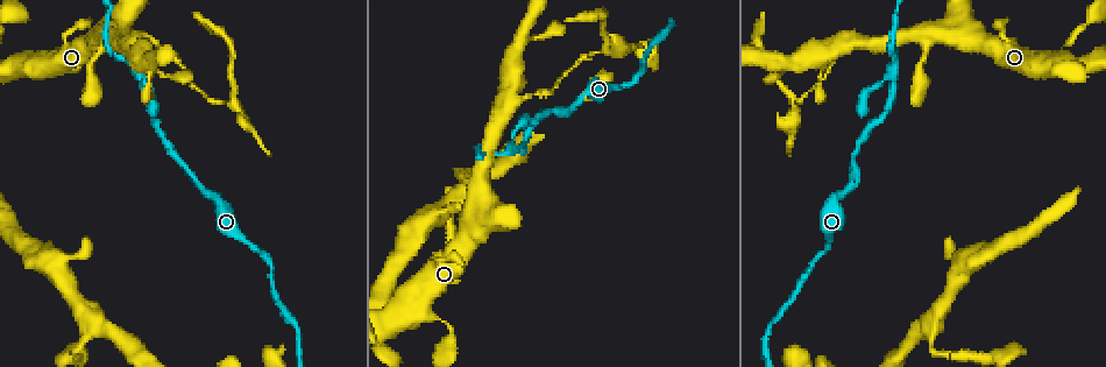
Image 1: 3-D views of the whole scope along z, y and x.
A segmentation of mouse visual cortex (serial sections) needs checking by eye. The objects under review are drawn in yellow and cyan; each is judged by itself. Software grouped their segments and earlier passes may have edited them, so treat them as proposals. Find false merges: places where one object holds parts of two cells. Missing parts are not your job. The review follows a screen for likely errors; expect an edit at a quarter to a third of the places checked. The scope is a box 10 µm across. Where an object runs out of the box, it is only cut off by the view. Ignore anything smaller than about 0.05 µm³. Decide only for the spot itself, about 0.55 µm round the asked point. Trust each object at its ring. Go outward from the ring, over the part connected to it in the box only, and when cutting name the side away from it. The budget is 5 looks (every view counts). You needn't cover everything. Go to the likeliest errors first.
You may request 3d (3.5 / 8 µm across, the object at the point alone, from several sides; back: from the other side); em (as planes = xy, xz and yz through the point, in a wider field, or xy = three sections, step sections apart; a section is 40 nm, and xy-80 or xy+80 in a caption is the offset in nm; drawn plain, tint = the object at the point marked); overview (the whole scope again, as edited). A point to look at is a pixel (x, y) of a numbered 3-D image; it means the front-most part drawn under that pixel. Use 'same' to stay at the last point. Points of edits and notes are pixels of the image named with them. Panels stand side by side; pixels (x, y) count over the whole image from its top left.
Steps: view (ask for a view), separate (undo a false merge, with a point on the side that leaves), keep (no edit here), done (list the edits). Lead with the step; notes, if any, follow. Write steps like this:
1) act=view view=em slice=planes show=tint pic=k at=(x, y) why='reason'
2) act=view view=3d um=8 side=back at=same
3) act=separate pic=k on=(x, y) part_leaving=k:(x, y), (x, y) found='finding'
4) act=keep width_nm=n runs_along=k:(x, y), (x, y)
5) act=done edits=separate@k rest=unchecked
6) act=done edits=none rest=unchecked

act=view view=3d um=3.5 pic=1 at=(895, 74) why='sharp bend'

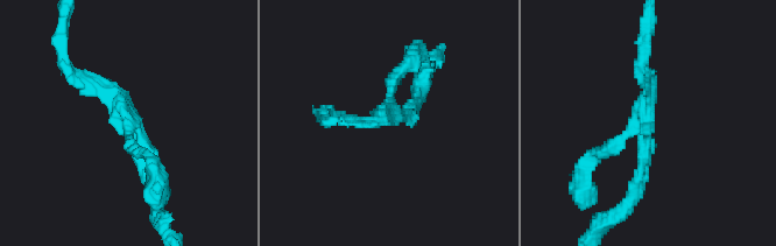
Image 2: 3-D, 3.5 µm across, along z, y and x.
act=view view=em slice=xy step=1 show=tint pic=2 at=(395, 114) arms=3 arm_widths_nm=150,200,200 why='now the EM'

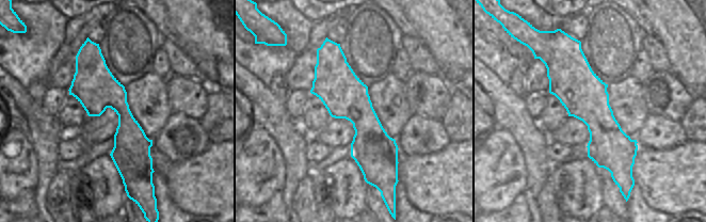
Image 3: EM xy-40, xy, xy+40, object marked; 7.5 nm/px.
act=keep runs_along=3:(330, 45), (372, 179) found='all the same cell'

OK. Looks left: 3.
act=view view=3d um=3.5 pic=1 at=(426, 314) why='narrows sharply'

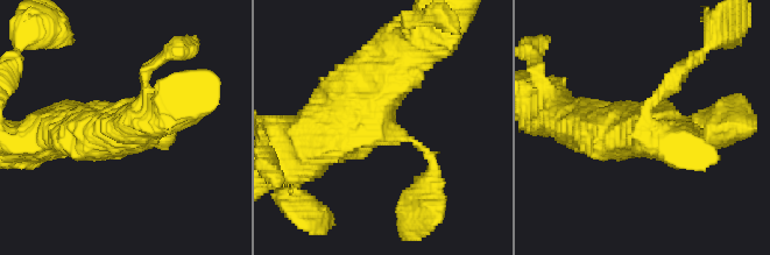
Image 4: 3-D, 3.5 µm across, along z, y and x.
act=view view=em slice=xy step=5 show=tint pic=4 at=(389, 134) why='need the tissue'

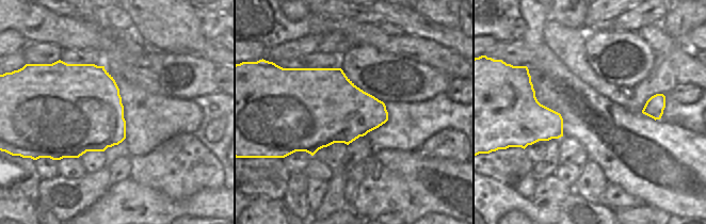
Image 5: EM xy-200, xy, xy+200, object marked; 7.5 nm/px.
act=keep width_nm=600 runs_along=4:(417, 48), (371, 117), (299, 149) found='all the same cell'

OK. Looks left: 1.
act=done edits=none rest=unchecked

